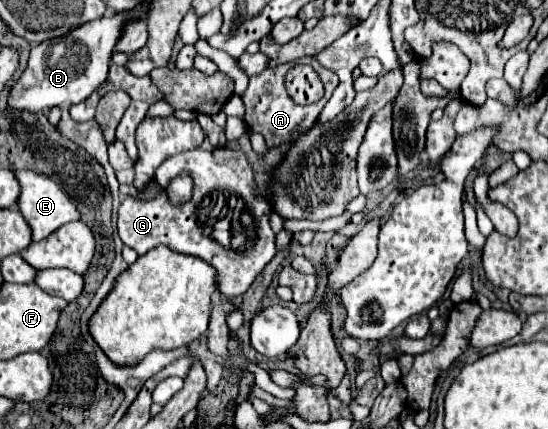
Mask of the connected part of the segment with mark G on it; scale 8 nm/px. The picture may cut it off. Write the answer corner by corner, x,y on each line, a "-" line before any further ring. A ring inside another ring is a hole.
232,147
184,151
166,159
152,181
160,187
152,199
136,201
128,195
118,209
118,233
124,245
136,249
138,255
146,255
162,243
178,253
200,257
218,271
218,291
222,295
232,299
246,293
276,255
276,233
270,227
272,207
258,195
254,171
246,155
-
178,173
190,173
194,181
192,199
182,203
182,207
174,207
168,199
168,183
-
222,215
236,215
240,225
240,229
232,229
230,221
226,243
216,239
216,223
222,221

